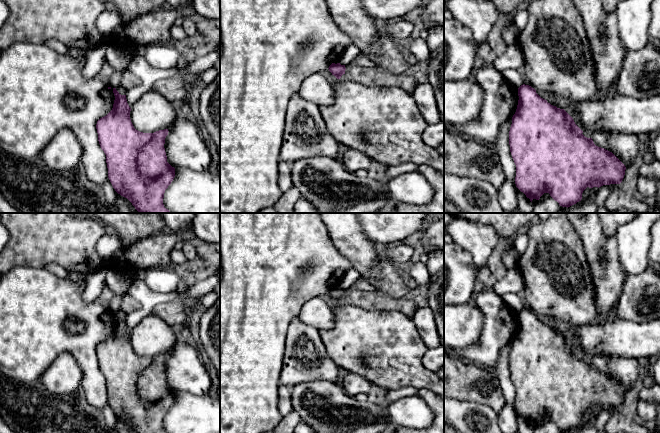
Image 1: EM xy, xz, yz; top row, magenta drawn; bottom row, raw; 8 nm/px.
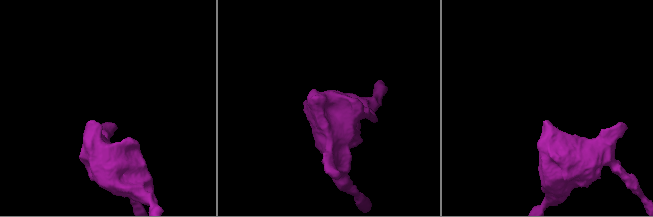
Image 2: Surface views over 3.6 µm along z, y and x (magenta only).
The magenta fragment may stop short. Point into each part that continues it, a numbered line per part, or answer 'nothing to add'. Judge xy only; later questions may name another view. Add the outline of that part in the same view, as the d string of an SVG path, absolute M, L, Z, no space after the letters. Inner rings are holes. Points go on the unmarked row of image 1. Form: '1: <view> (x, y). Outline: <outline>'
nothing to add

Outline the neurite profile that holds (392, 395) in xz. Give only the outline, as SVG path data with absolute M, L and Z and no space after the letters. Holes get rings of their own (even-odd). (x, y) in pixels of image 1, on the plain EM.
M402 387L400 389L388 390L387 401L393 403L403 397L416 396L418 391L415 387Z

